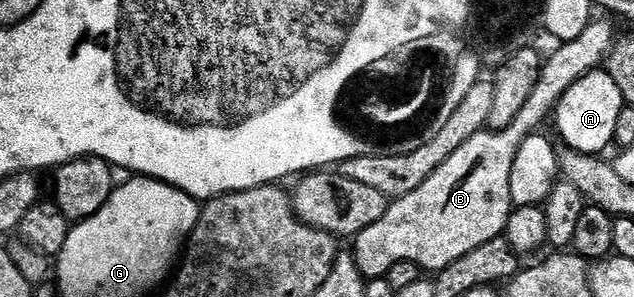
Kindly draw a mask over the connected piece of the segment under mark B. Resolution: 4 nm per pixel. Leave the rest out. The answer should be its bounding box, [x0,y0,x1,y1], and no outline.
[353,19,617,278]

